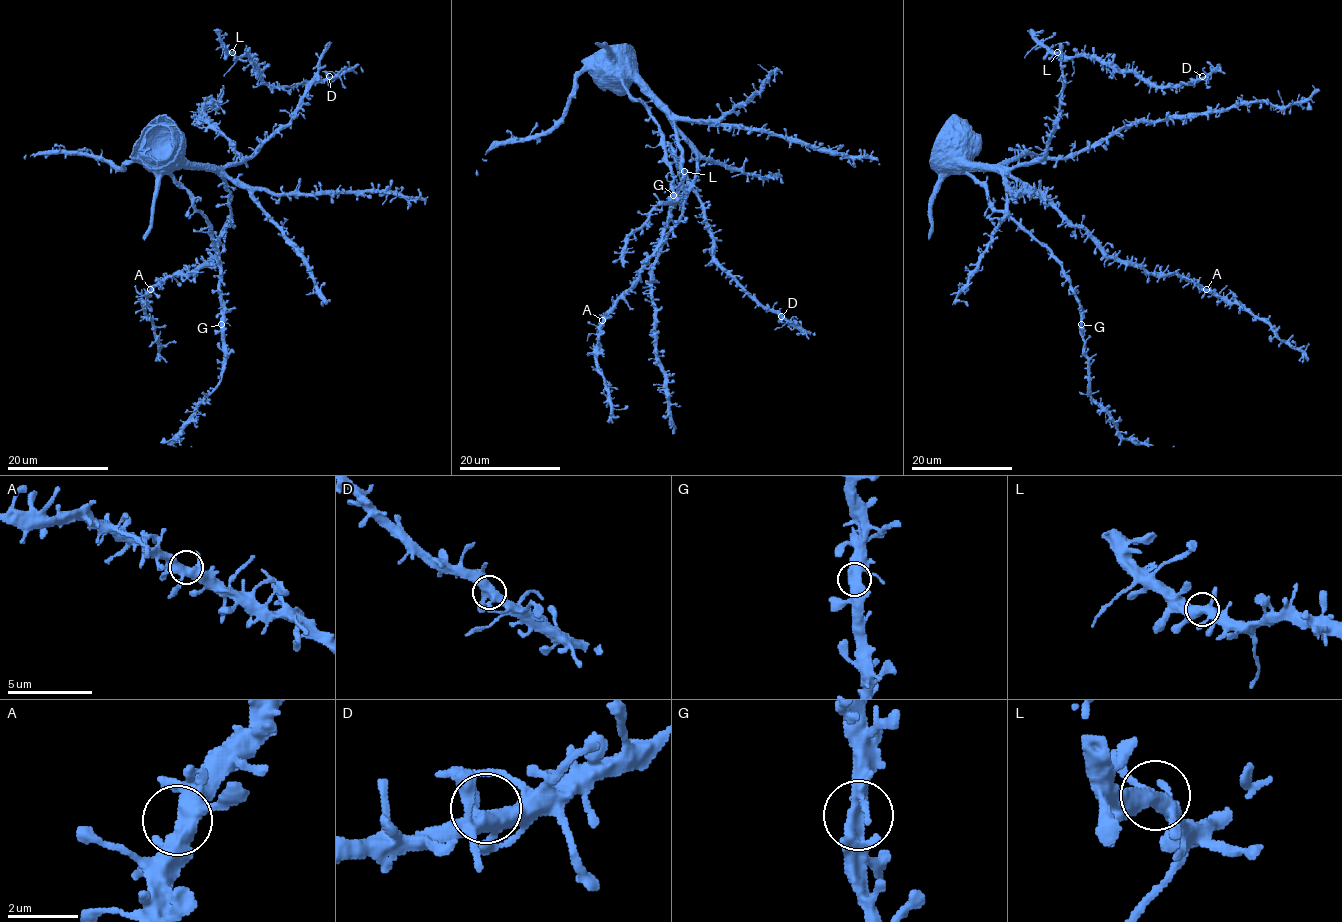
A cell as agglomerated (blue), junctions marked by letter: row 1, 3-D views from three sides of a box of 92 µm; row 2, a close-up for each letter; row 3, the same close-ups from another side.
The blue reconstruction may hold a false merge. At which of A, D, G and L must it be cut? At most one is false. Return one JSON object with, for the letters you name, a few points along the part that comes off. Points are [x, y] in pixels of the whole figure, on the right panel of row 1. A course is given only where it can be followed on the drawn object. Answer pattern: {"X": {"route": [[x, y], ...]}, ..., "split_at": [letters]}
{"split_at": []}

